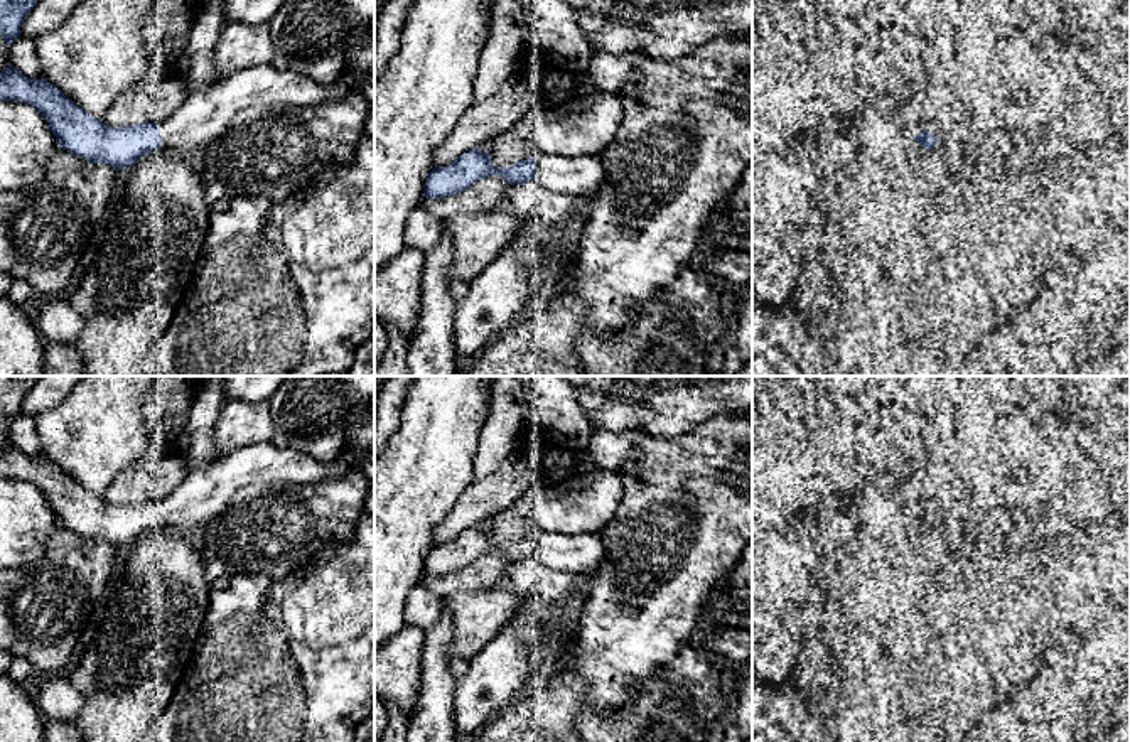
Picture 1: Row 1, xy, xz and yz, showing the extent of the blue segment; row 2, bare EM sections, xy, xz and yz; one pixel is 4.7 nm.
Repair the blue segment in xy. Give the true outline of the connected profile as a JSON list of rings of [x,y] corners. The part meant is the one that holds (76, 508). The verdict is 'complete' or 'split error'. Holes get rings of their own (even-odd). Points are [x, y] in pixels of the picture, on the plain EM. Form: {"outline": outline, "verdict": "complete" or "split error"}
{"outline": [[[268,440],[236,449],[207,467],[189,470],[180,484],[160,501],[137,501],[113,506],[105,503],[101,496],[94,496],[79,486],[54,462],[42,455],[27,455],[8,442],[0,450],[0,479],[22,479],[34,484],[47,497],[49,508],[62,526],[93,541],[108,541],[118,550],[135,543],[142,535],[159,526],[194,533],[199,526],[218,516],[233,496],[245,487],[287,487],[326,482],[342,477],[349,469],[359,467],[371,457],[374,457],[374,452],[349,450],[332,462],[320,462],[297,450],[275,447]]], "verdict": "split error"}

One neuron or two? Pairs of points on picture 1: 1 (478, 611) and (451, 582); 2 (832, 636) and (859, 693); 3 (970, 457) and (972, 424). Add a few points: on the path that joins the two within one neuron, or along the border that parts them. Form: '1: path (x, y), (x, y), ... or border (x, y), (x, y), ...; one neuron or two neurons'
1: border (491, 587), (451, 592), (444, 599); two neurons
2: border (844, 633), (844, 648), (835, 656); two neurons
3: border (992, 417), (962, 446); two neurons

